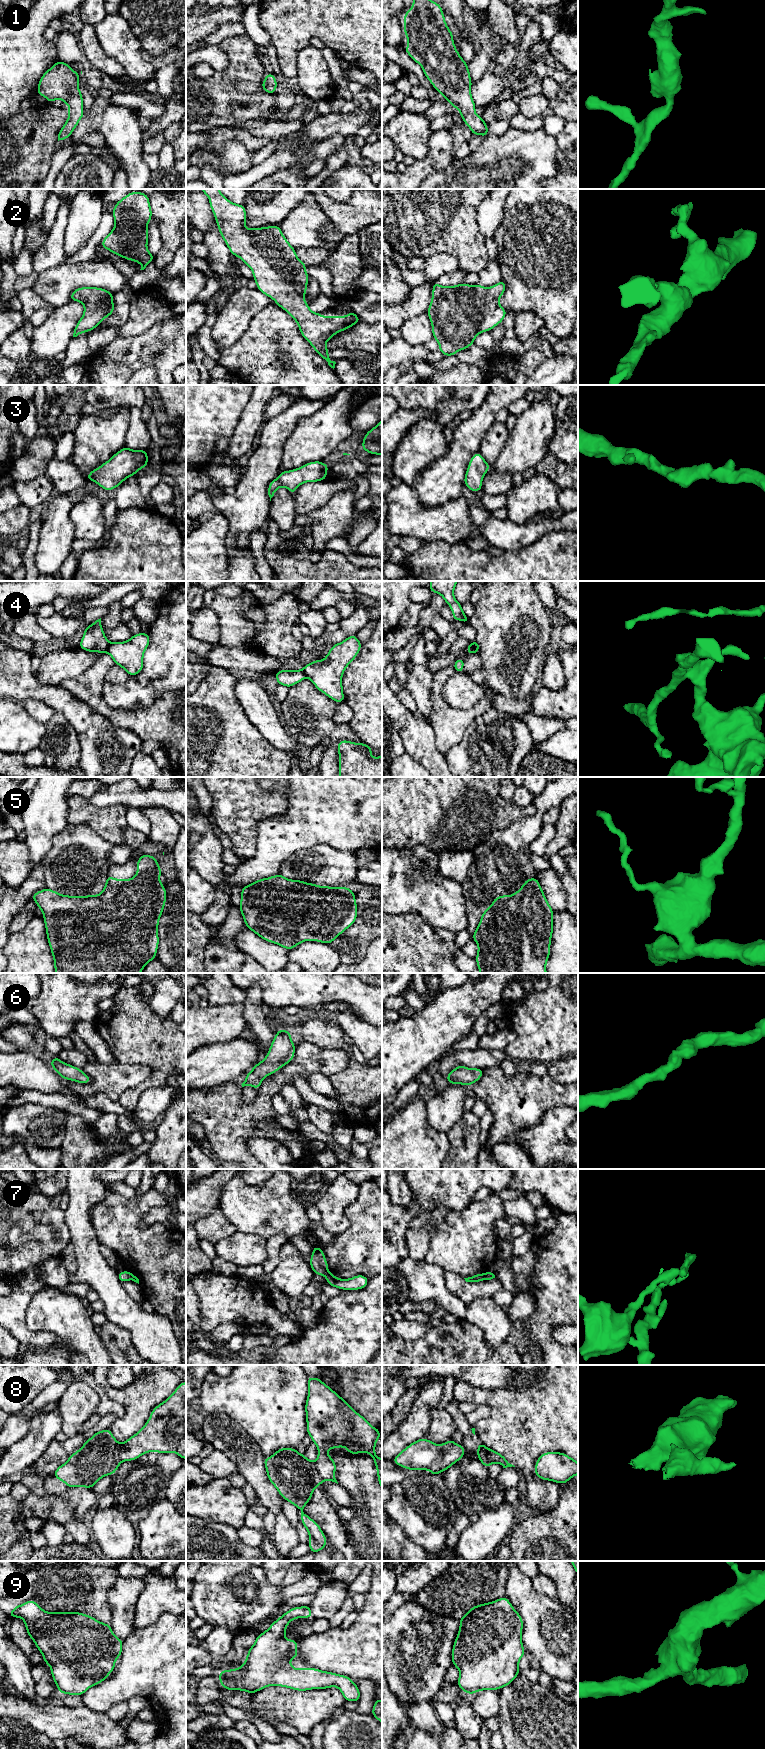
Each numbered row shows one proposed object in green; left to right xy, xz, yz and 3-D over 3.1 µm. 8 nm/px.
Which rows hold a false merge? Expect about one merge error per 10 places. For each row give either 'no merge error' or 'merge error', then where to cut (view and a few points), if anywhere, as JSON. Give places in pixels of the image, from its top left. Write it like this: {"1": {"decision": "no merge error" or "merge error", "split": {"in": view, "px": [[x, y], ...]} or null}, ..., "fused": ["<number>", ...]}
{"1": {"decision": "no merge error", "split": null}, "2": {"decision": "no merge error", "split": null}, "3": {"decision": "no merge error", "split": null}, "4": {"decision": "merge error", "split": {"in": "xy", "px": [[111, 643], [106, 651]]}}, "5": {"decision": "no merge error", "split": null}, "6": {"decision": "no merge error", "split": null}, "7": {"decision": "merge error", "split": {"in": "yz", "px": [[486, 1273], [484, 1279]]}}, "8": {"decision": "merge error", "split": {"in": "yz", "px": [[478, 1442], [479, 1446], [487, 1452], [481, 1459]]}}, "9": {"decision": "no merge error", "split": null}, "fused": ["4", "7", "8"]}

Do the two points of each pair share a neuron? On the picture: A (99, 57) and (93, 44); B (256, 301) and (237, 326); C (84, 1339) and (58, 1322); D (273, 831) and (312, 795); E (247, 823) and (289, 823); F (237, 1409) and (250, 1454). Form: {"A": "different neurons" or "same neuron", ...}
{"A": "same neuron", "B": "same neuron", "C": "same neuron", "D": "same neuron", "E": "different neurons", "F": "different neurons"}

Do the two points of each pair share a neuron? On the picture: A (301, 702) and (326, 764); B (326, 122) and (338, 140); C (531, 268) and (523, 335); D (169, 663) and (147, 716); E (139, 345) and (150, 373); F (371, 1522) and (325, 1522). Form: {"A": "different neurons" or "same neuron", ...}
{"A": "same neuron", "B": "different neurons", "C": "different neurons", "D": "different neurons", "E": "different neurons", "F": "different neurons"}

